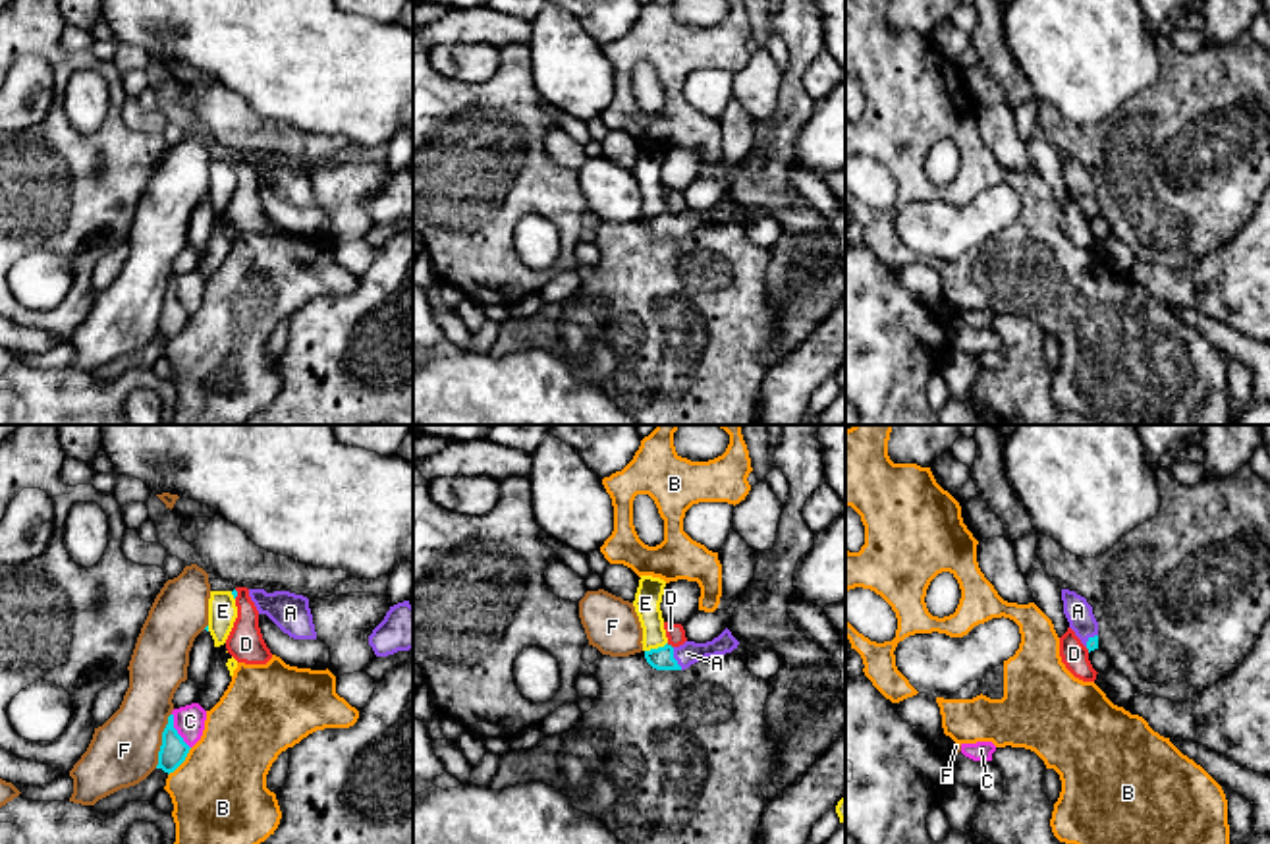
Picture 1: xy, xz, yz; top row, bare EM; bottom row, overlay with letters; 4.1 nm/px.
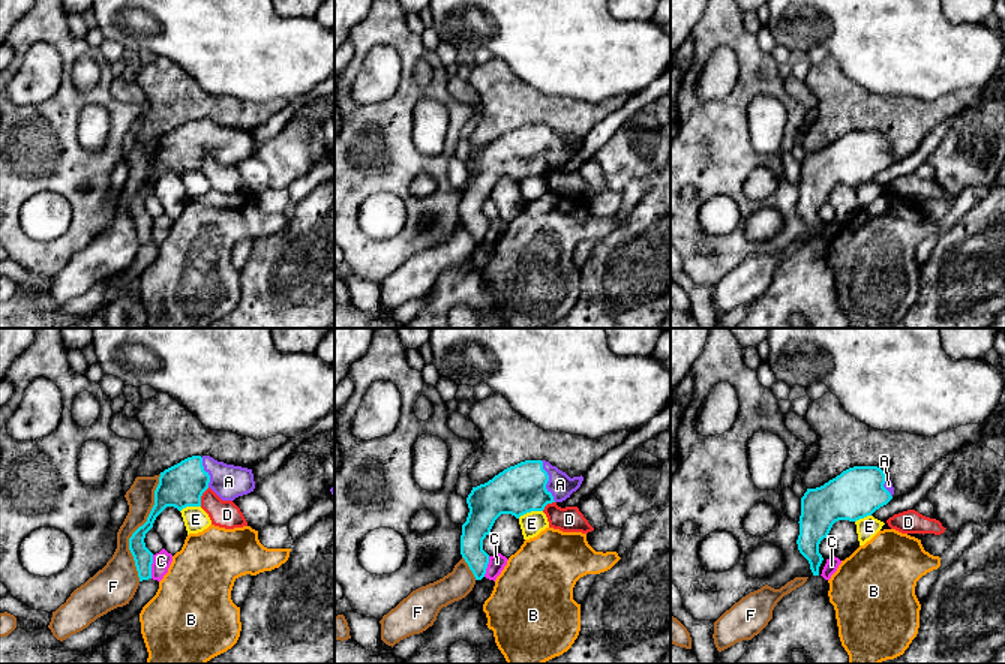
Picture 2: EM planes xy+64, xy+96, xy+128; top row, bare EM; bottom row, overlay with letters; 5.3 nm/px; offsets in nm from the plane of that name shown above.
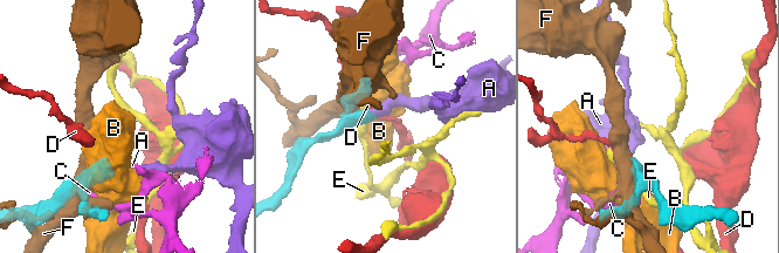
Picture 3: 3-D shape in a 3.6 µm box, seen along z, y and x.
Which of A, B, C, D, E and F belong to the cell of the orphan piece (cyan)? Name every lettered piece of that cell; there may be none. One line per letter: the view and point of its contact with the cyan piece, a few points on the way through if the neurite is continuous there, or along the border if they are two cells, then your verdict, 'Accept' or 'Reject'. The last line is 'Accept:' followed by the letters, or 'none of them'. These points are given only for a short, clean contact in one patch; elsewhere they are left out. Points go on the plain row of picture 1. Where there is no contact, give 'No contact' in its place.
A: Touches cyan at xz (674, 226). Path across: xz (662, 226), (674, 226), (688, 221). Accept
B: Touches cyan at xy (182, 329). Boundary: xy (192, 315), (168, 342). Reject
C: Touches cyan at xy (176, 298). Reject
D: Touches cyan at xz (670, 213). Boundary: xz (666, 211), (672, 215). Reject
E: Touches cyan at xz (655, 217). Boundary: xz (666, 209), (645, 219). Reject
F: Touches cyan at xy (163, 308). Reject
Accept: A

